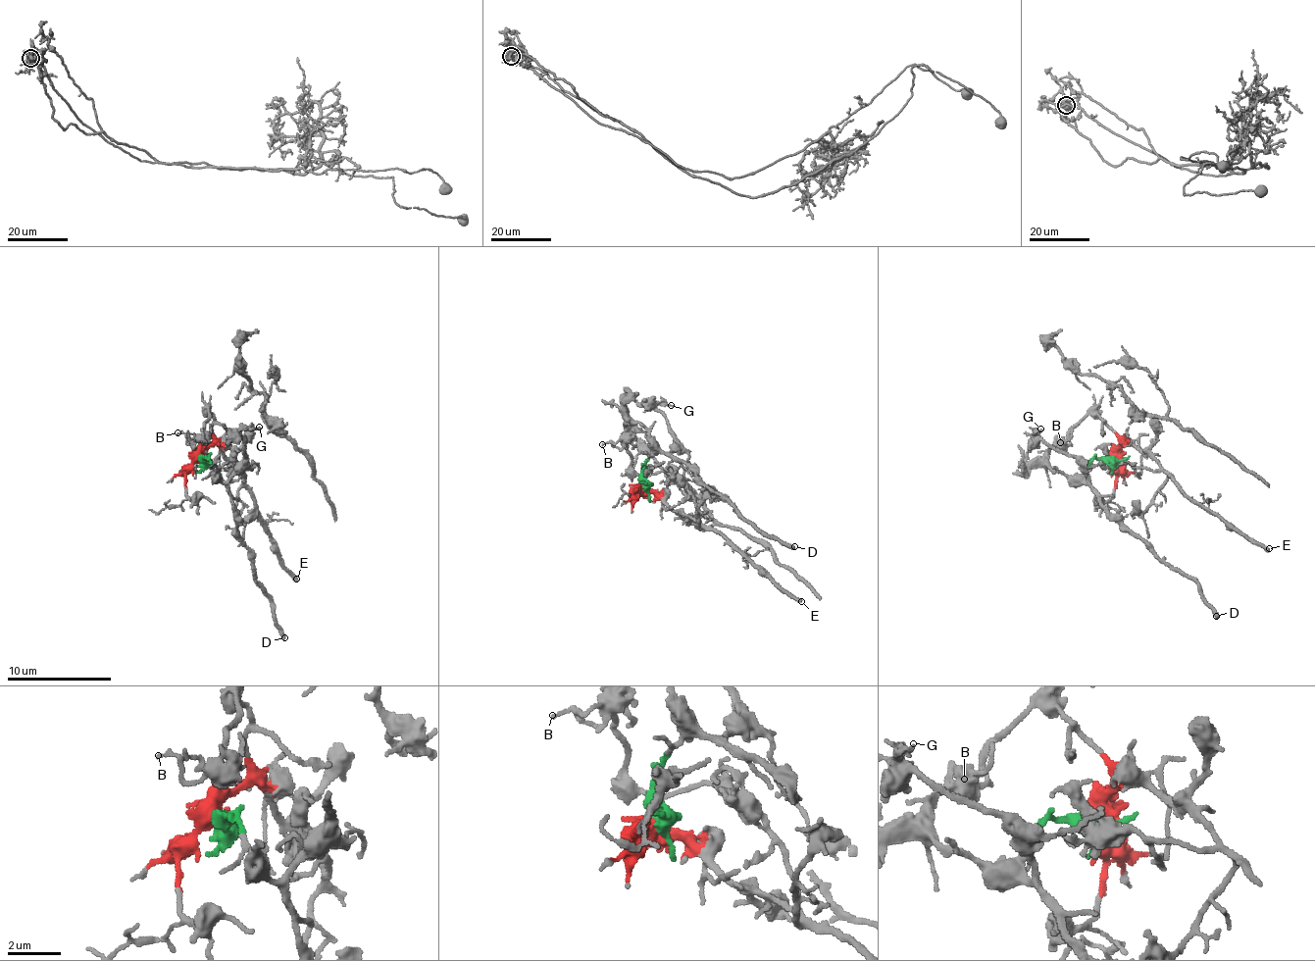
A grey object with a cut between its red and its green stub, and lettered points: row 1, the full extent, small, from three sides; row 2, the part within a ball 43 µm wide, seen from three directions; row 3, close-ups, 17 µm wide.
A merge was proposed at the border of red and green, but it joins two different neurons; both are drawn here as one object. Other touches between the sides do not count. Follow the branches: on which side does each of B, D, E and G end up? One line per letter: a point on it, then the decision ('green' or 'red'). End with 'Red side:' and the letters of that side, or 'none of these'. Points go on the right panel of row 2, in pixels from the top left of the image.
B: place (1060, 442); red
D: place (1216, 616); green
E: place (1269, 548); red
G: place (1040, 429); green
Red side: B, E

